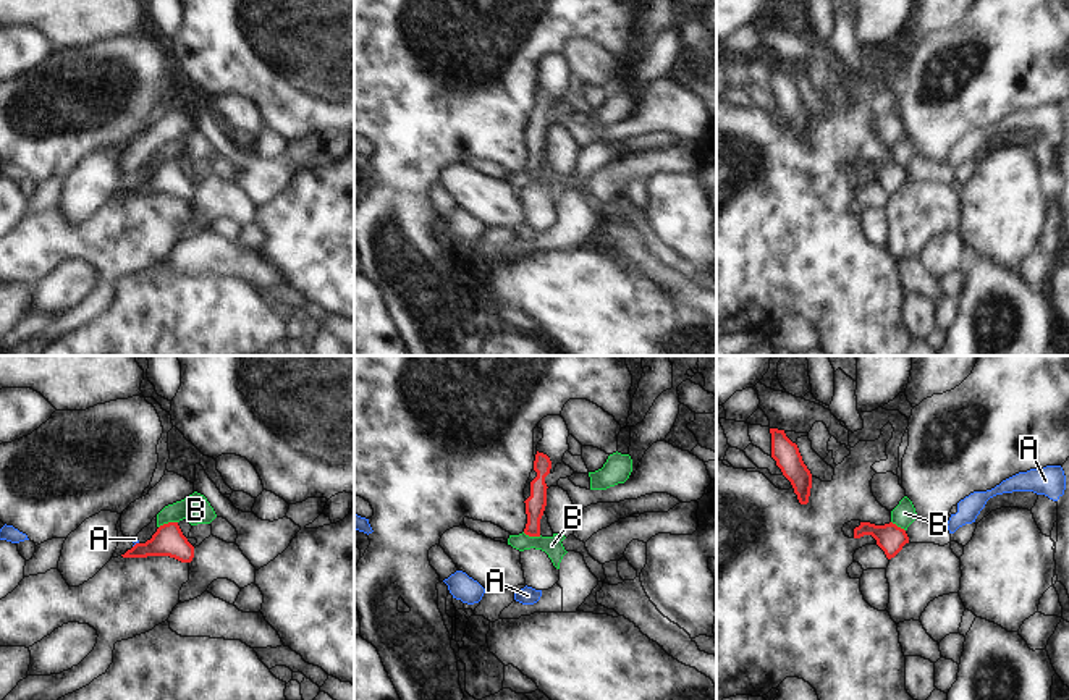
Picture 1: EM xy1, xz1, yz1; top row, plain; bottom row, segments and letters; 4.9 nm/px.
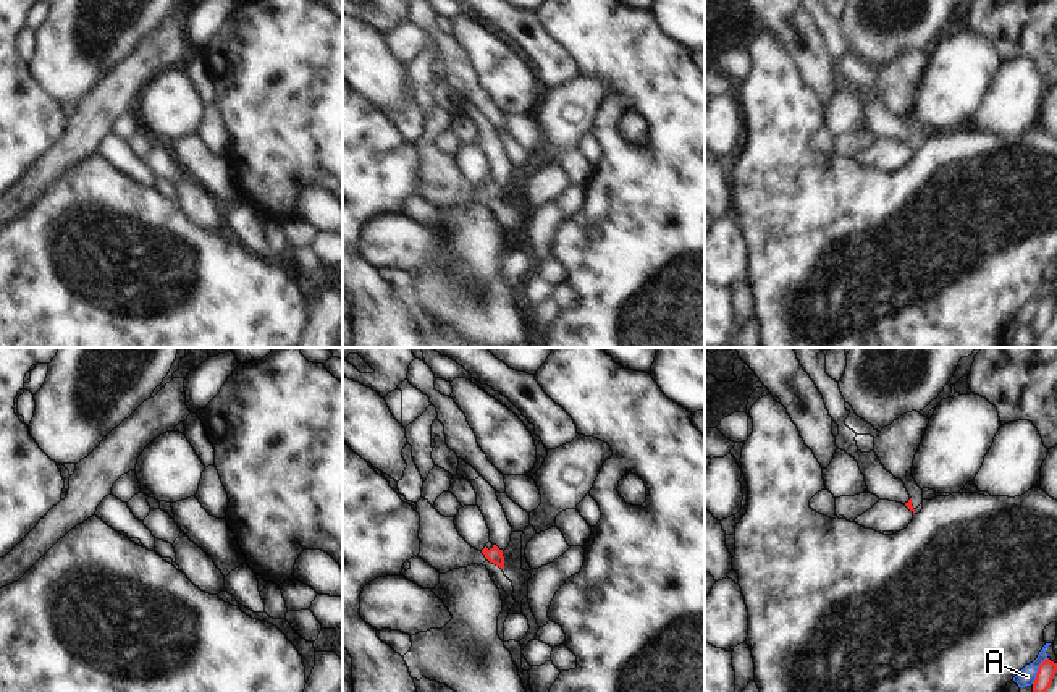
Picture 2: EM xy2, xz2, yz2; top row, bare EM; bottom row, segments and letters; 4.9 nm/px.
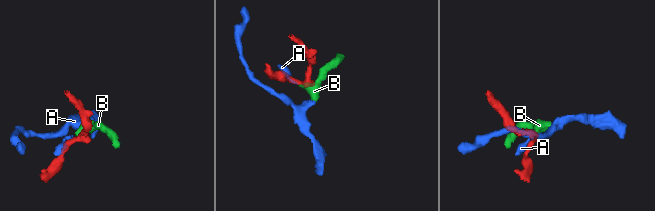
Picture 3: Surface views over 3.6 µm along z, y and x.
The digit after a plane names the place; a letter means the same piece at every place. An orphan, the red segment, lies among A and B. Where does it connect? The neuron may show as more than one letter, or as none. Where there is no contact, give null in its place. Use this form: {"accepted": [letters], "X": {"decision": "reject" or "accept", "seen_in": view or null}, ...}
{"accepted": [], "A": {"decision": "reject", "seen_in": "yz2"}, "B": {"decision": "reject", "seen_in": "xy1"}}

